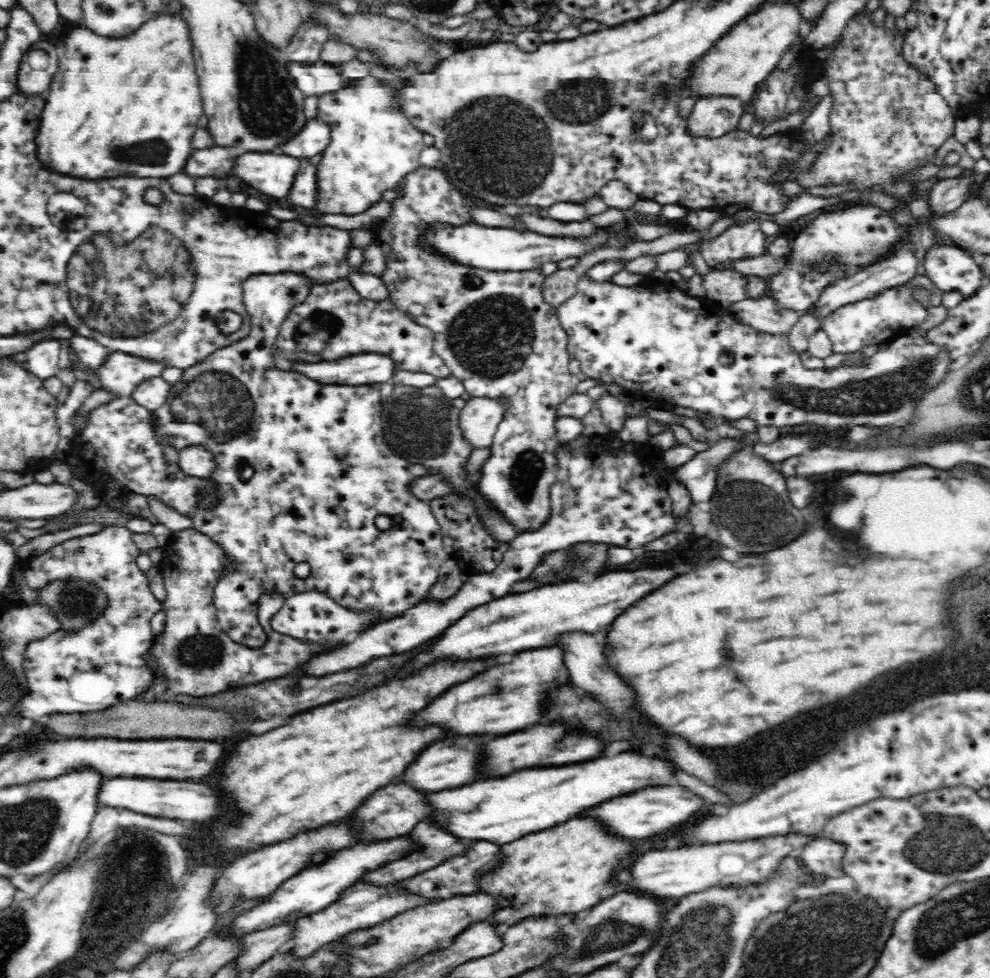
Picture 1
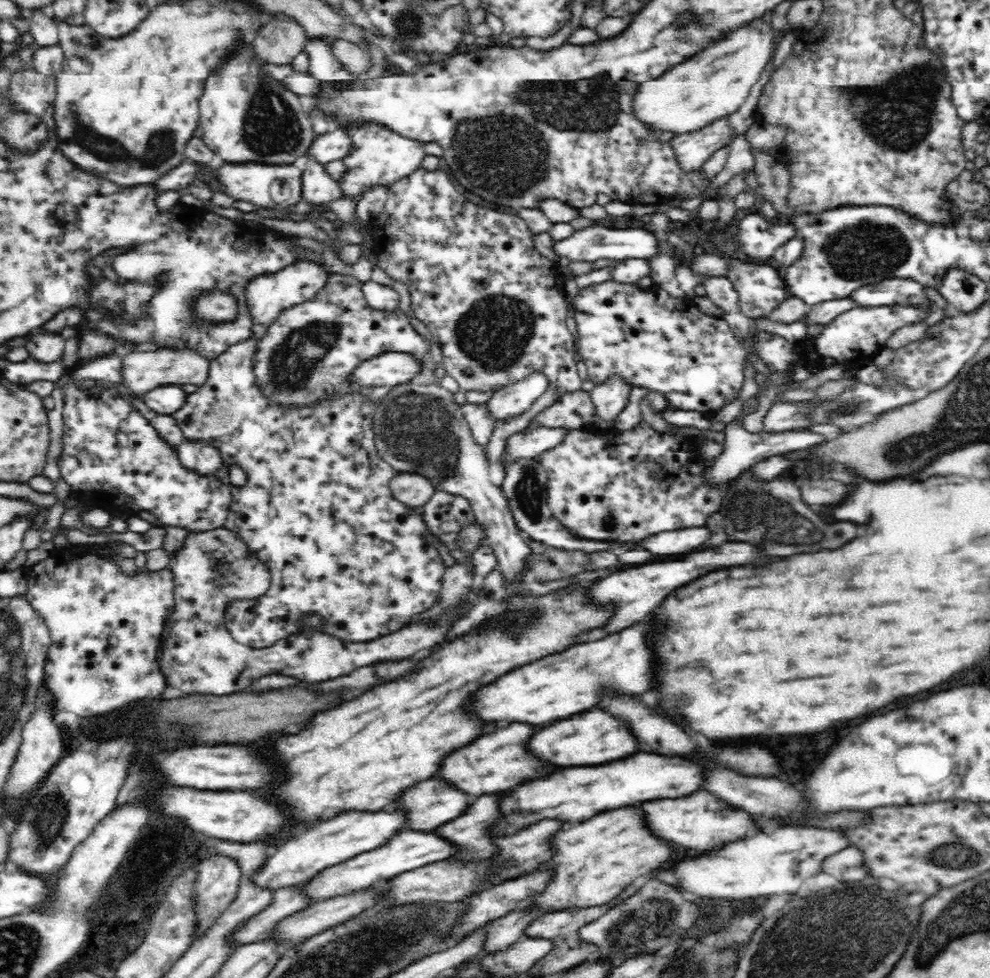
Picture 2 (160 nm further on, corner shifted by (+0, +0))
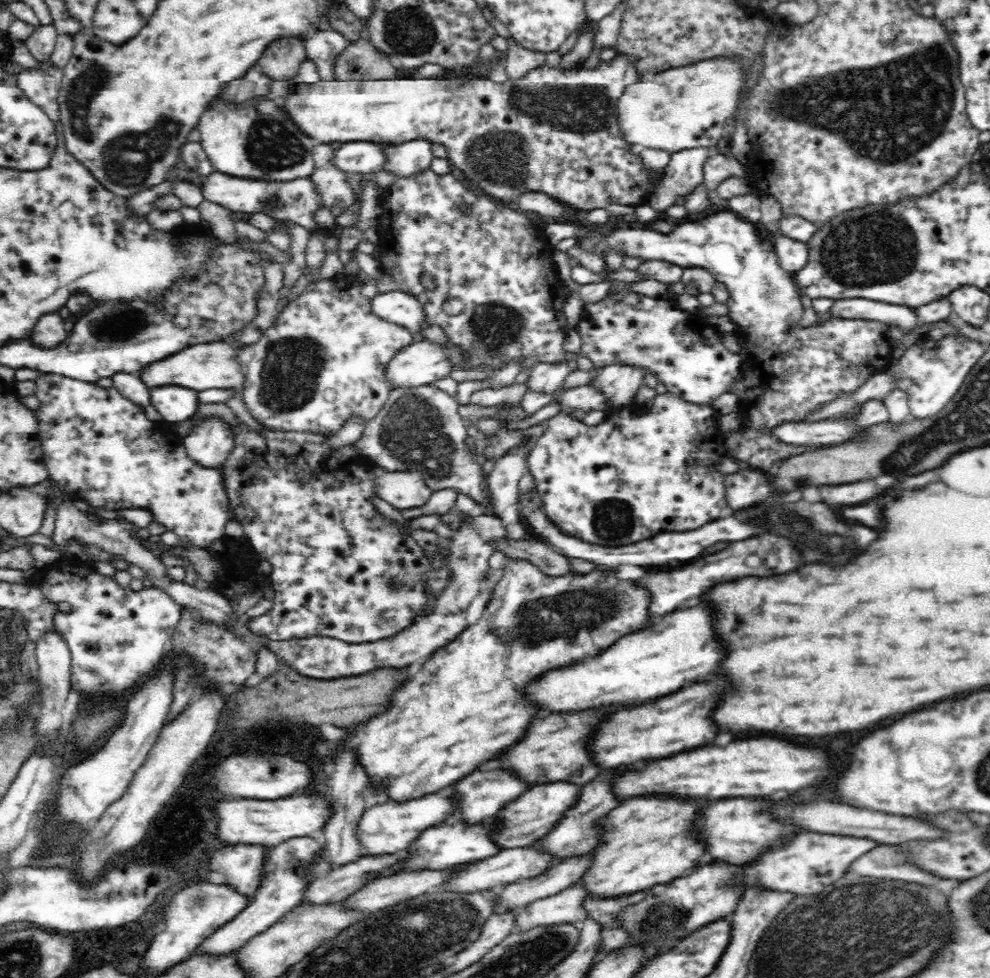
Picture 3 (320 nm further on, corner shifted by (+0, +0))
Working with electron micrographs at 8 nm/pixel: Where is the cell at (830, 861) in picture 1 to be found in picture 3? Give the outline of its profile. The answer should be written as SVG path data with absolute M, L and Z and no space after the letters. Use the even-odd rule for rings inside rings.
M880 844L873 851L855 860L849 866L848 876L852 878L852 882L860 879L860 876L872 876L872 878L904 880L904 882L939 889L941 889L940 880L942 880L939 876L919 868L917 864L910 863L909 856L899 847Z

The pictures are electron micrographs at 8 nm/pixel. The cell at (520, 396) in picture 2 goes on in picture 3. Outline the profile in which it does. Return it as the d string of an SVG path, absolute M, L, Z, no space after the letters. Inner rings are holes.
M560 360L560 364L536 363L529 377L529 388L546 394L554 393L574 370L567 360Z

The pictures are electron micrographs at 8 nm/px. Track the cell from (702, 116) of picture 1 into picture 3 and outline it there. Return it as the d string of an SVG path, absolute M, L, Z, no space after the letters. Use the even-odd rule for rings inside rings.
M690 149L671 154L666 178L654 188L651 204L654 211L665 213L703 183L702 166L714 150Z

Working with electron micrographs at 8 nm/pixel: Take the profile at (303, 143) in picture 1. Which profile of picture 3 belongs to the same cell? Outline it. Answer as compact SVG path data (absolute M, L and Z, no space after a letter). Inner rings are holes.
M345 142L336 151L335 165L344 172L365 175L383 170L385 147L375 142Z

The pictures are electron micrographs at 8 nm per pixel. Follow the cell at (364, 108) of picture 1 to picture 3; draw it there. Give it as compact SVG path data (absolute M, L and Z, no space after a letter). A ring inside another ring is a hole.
M424 139L404 141L397 145L382 145L386 154L383 170L404 177L429 169L434 158L431 146L430 141Z

